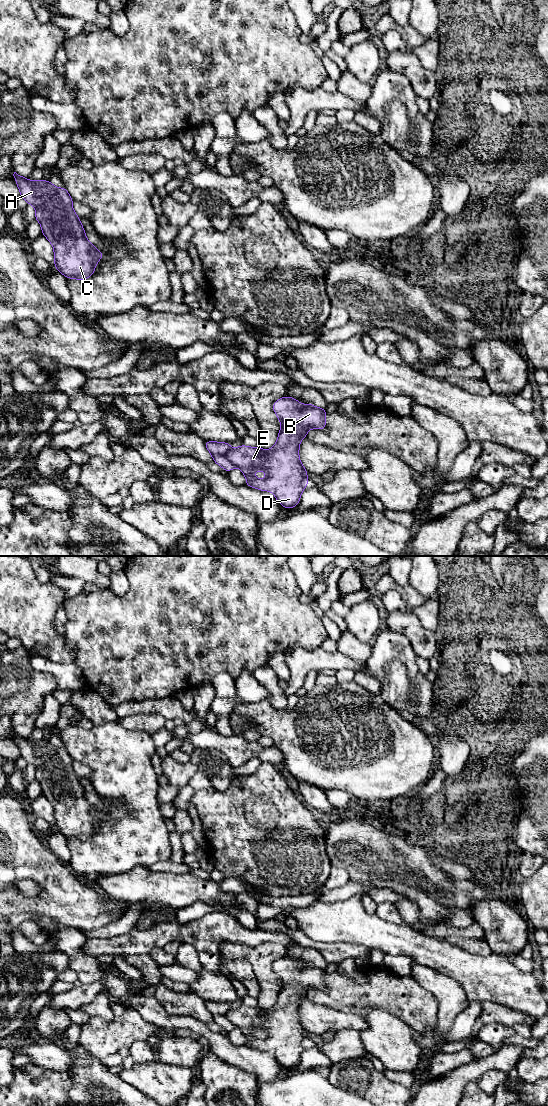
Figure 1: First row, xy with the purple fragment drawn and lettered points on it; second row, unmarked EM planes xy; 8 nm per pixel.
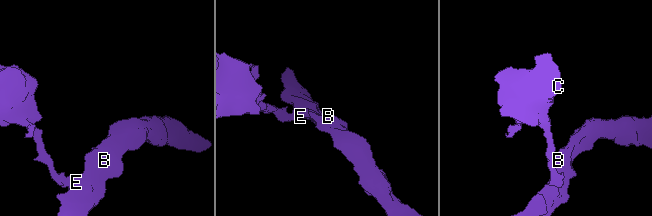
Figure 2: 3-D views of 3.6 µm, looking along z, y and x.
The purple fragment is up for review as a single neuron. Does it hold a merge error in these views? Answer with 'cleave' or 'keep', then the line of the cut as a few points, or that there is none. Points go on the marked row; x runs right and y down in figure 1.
cleave; cut xy (229, 449), (226, 457), (234, 466)

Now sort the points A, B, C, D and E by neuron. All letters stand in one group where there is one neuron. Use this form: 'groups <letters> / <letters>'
groups A C / B D E

